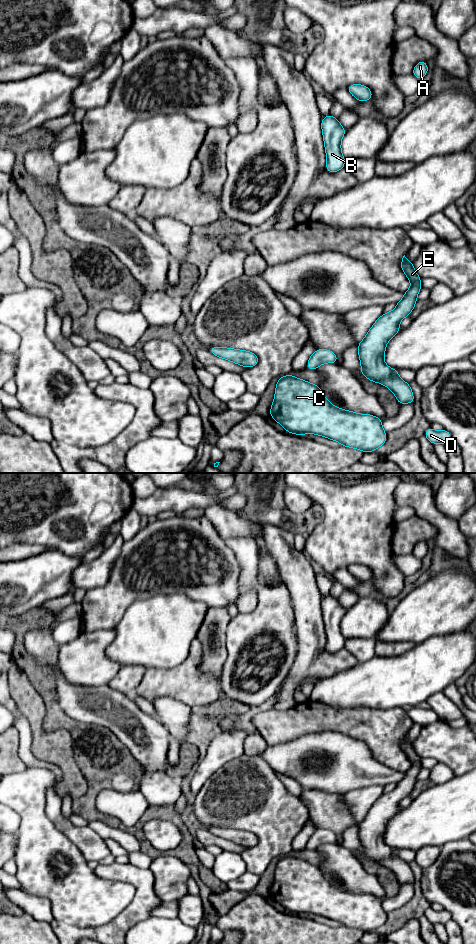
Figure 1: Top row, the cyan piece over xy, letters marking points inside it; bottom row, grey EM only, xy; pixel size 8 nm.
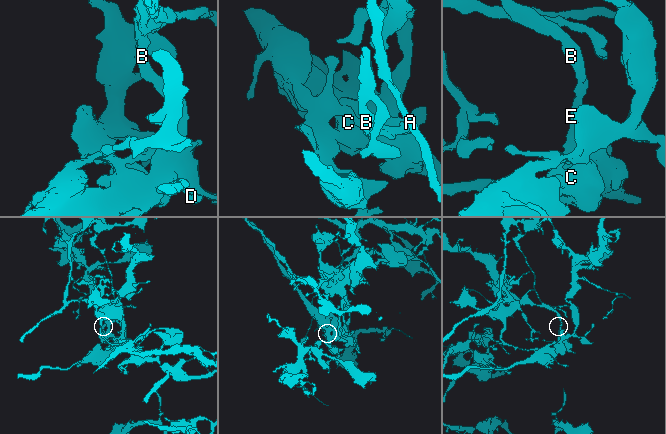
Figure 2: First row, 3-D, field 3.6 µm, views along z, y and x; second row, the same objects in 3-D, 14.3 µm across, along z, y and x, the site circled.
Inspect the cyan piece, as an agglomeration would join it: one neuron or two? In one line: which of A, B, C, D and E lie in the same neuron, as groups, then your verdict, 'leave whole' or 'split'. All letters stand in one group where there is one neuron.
A B C D E; leave whole

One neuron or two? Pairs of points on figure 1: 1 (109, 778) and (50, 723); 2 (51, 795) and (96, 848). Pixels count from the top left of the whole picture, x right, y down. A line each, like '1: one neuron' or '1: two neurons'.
1: one neuron
2: one neuron

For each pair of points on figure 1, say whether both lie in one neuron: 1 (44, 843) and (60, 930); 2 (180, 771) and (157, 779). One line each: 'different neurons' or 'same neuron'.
1: different neurons
2: different neurons

